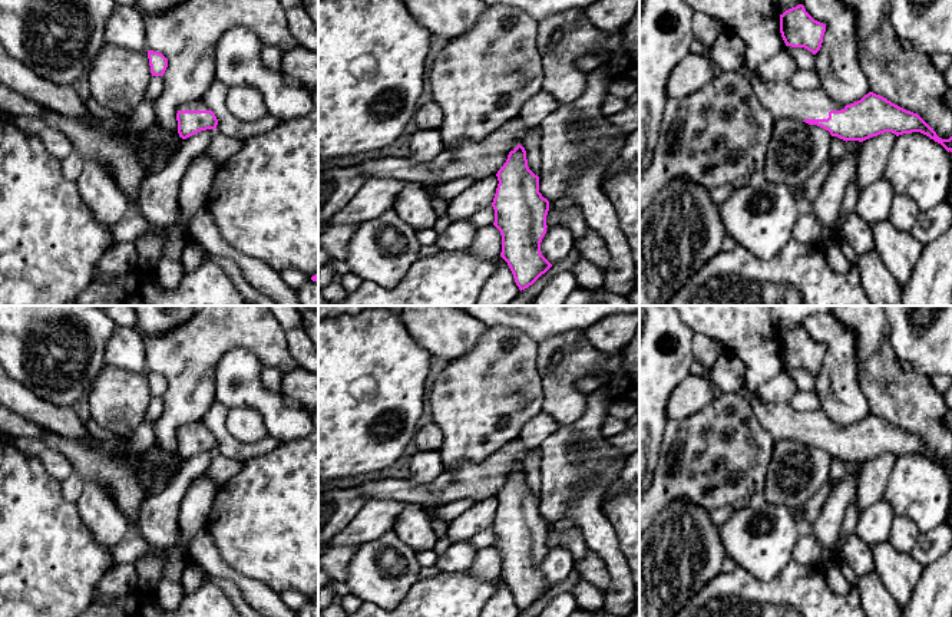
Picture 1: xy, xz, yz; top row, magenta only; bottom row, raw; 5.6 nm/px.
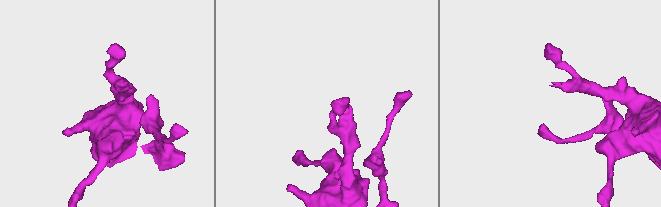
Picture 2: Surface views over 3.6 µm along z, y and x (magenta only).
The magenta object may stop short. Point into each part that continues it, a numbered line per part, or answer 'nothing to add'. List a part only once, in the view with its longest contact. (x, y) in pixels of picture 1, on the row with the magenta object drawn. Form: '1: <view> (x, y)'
1: yz (780, 99)

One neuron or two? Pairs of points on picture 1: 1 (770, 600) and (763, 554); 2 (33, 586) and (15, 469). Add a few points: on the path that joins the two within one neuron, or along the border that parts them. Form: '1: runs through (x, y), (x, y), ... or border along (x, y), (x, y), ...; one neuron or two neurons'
1: border along (792, 560), (770, 580), (759, 580), (737, 567); two neurons
2: runs through (19, 557), (19, 498); one neuron

